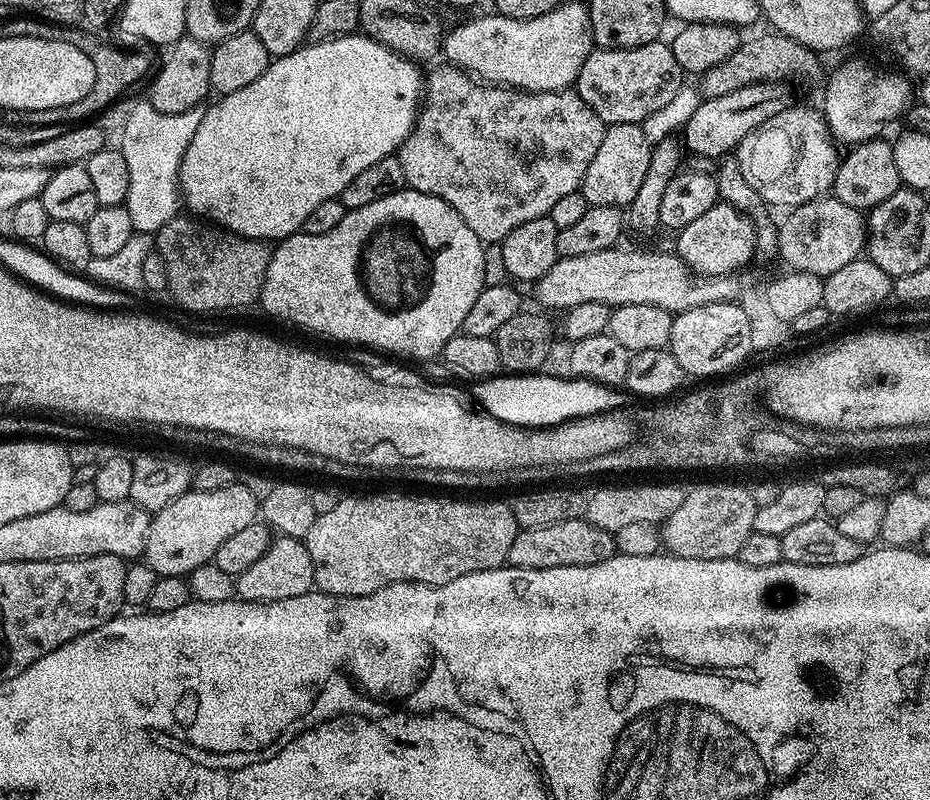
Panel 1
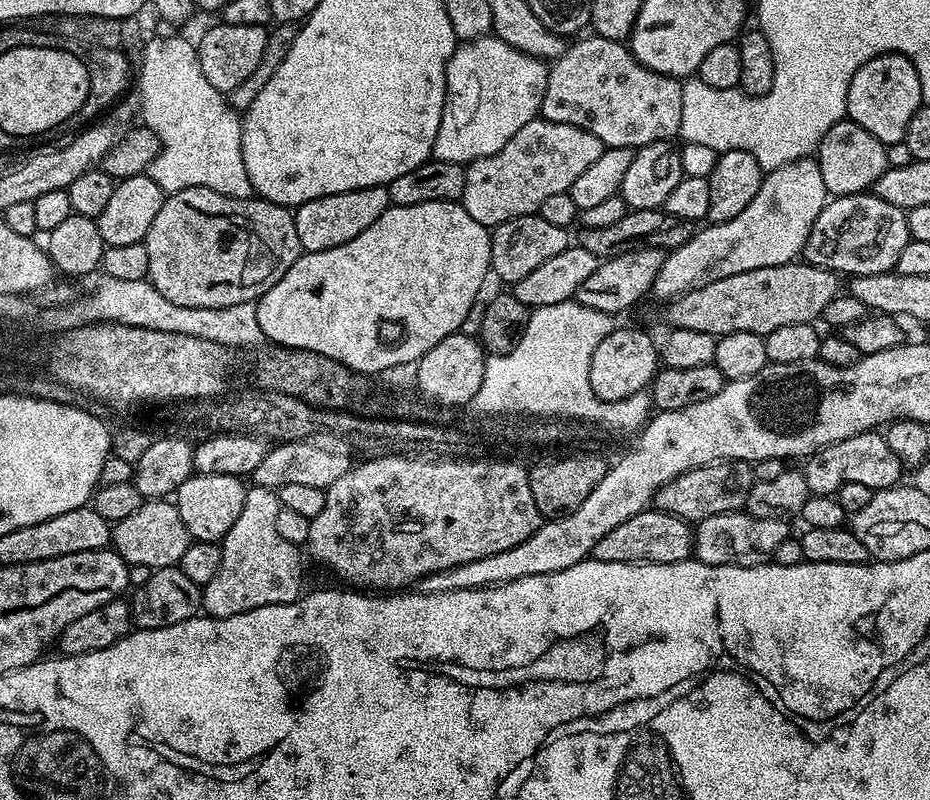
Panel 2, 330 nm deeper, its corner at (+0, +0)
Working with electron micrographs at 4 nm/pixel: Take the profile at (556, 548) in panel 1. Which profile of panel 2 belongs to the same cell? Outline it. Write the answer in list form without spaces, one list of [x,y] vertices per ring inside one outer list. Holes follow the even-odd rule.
[[[645,510],[634,514],[634,518],[626,518],[622,526],[614,526],[610,534],[606,534],[594,546],[591,559],[598,562],[622,562],[623,564],[673,564],[689,559],[694,552],[694,528],[691,523],[678,518],[669,512]]]

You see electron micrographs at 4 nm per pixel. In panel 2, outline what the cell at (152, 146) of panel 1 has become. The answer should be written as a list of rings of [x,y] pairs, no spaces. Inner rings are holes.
[[[173,34],[170,36],[153,35],[154,38],[144,48],[144,57],[140,60],[140,96],[144,101],[140,104],[140,112],[144,115],[142,120],[143,127],[154,130],[154,134],[158,134],[160,139],[160,153],[158,158],[154,158],[154,162],[148,167],[147,175],[154,182],[158,182],[158,186],[165,194],[171,194],[178,190],[186,190],[187,188],[209,188],[218,194],[226,194],[230,198],[238,198],[239,200],[249,199],[253,195],[252,183],[250,182],[250,174],[246,174],[246,162],[242,156],[242,116],[237,109],[233,108],[231,103],[226,99],[225,93],[214,90],[214,86],[210,86],[210,82],[206,79],[206,74],[202,74],[202,66],[200,65],[200,54],[195,43],[192,44],[184,36]]]

